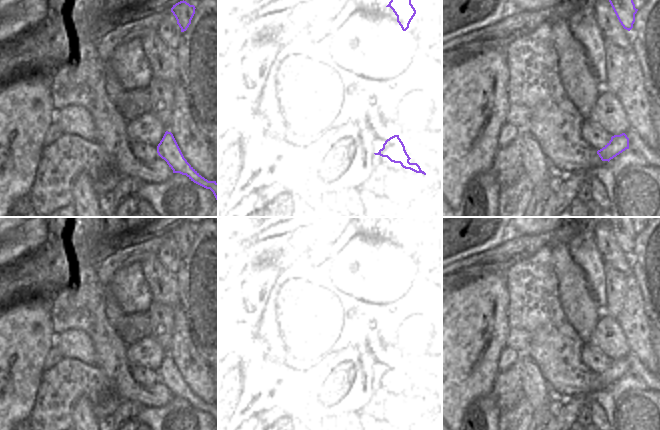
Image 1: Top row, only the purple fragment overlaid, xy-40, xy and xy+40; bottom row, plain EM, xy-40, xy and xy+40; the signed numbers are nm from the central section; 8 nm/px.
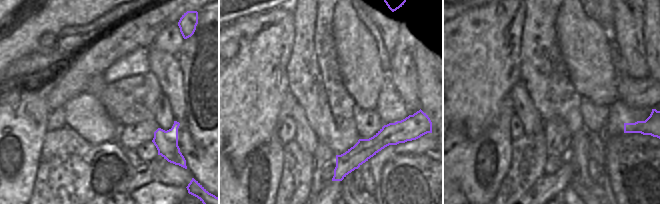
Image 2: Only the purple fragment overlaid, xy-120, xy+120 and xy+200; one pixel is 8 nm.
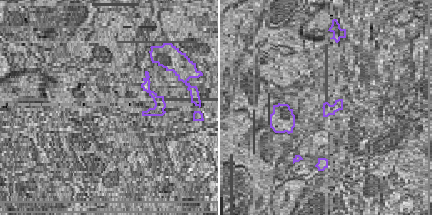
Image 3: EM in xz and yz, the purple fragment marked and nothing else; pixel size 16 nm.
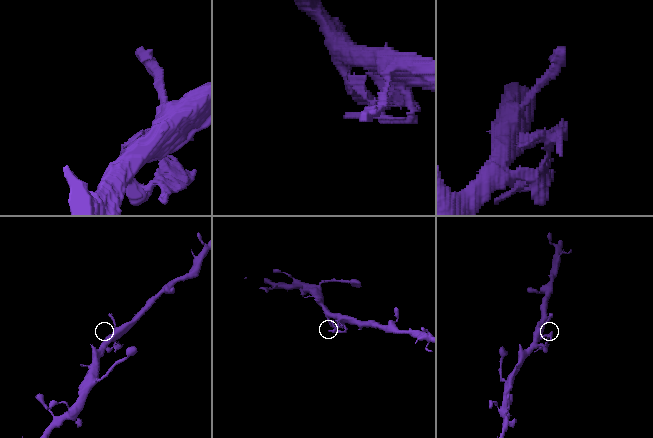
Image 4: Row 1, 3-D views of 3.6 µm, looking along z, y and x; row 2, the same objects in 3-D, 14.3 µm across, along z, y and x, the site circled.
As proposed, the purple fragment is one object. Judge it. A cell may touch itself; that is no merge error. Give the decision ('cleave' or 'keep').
cleave

